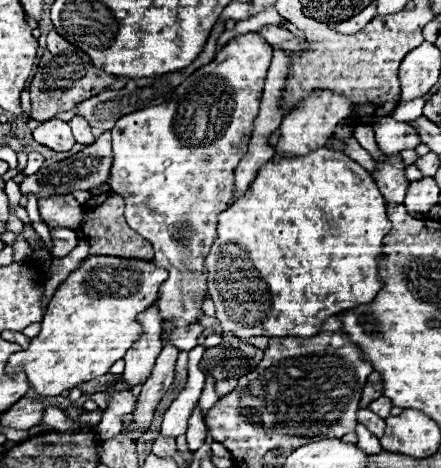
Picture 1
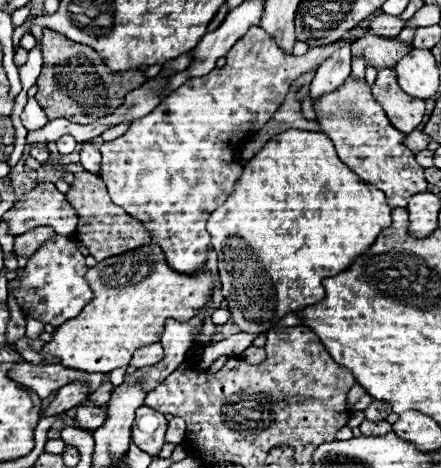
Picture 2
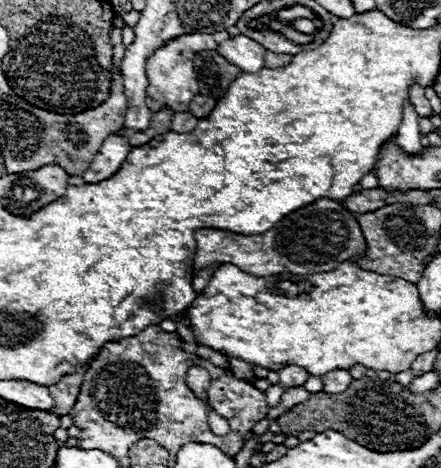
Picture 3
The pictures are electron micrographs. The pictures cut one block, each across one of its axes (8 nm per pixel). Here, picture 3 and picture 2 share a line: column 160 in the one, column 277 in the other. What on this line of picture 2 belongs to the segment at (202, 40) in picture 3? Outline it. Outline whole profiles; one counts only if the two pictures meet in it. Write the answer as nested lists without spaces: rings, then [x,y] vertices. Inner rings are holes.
[[[252,26],[232,46],[224,68],[216,68],[204,78],[186,80],[164,102],[160,102],[154,112],[134,120],[124,136],[100,146],[100,178],[108,186],[112,202],[124,208],[130,216],[138,218],[150,230],[152,242],[162,246],[168,264],[176,272],[194,274],[194,270],[206,262],[206,248],[210,244],[210,234],[204,228],[206,220],[214,208],[226,202],[238,176],[242,174],[242,166],[234,162],[234,148],[238,148],[238,140],[246,140],[260,130],[284,102],[290,84],[302,76],[302,72],[310,72],[310,68],[322,64],[322,60],[326,60],[326,56],[330,56],[338,44],[344,44],[344,40],[308,50],[306,56],[292,56],[282,52],[262,28]]]

